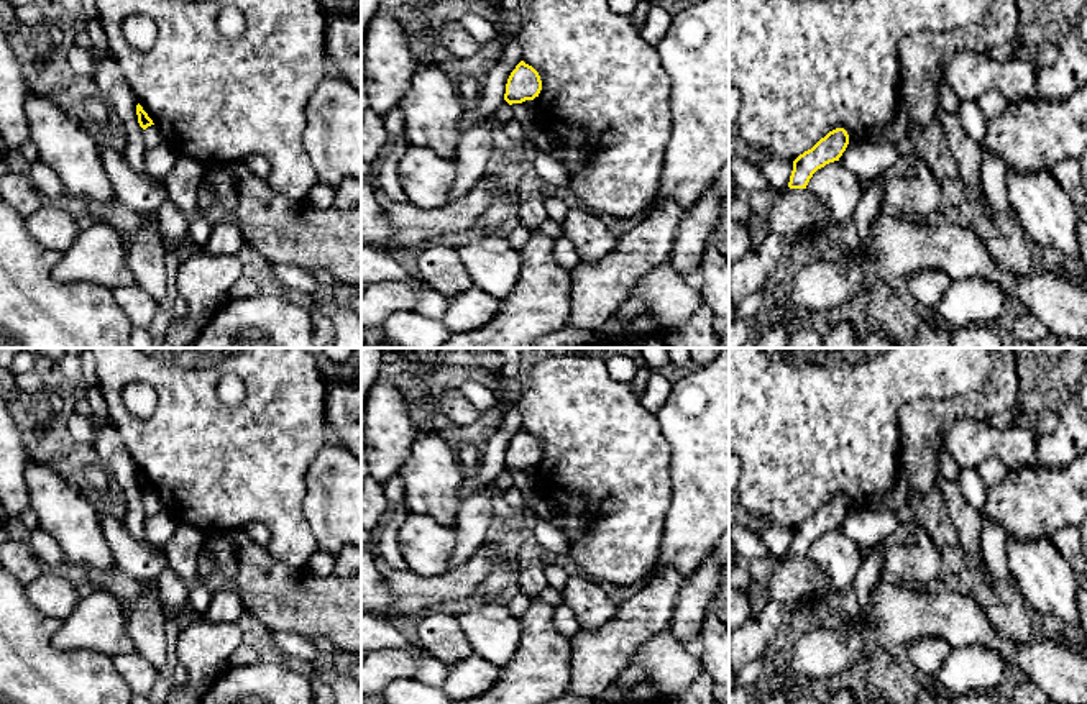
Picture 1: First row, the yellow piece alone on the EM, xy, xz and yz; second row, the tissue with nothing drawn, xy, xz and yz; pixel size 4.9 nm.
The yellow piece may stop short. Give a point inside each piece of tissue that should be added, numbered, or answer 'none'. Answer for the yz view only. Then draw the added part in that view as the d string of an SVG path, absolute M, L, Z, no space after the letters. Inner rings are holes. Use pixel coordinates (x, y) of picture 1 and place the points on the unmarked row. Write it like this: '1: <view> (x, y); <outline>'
none

